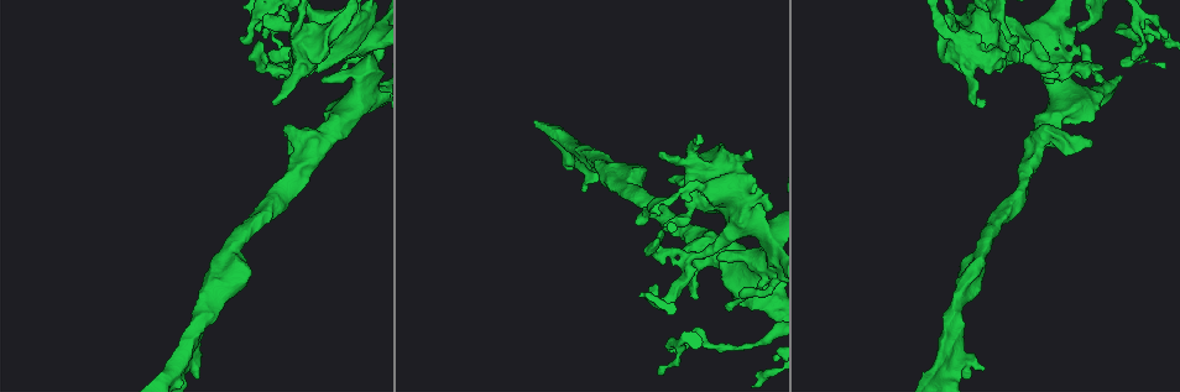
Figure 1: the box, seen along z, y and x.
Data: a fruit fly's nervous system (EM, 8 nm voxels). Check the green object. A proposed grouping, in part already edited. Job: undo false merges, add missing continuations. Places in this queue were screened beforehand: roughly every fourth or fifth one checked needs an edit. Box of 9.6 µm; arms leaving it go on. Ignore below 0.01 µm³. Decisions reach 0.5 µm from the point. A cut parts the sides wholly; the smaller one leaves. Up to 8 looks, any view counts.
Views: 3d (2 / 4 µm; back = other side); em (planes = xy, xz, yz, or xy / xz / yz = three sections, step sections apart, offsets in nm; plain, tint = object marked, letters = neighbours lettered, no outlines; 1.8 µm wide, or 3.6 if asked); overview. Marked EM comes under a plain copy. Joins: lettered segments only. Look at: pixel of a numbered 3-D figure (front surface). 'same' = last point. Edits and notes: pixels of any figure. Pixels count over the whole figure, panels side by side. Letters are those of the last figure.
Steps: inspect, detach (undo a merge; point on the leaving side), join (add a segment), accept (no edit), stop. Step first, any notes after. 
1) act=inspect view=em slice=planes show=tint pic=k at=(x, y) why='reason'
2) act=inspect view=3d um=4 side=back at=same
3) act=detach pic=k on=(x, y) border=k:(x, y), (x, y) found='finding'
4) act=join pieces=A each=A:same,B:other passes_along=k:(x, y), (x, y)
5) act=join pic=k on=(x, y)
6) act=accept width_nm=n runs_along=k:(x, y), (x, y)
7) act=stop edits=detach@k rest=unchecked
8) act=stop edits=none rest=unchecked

act=inspect view=3d um=2 pic=1 at=(668, 351)

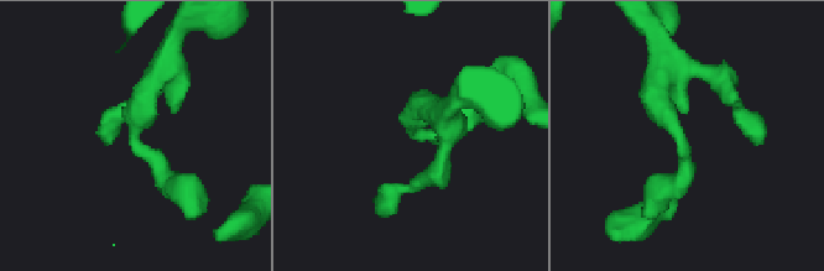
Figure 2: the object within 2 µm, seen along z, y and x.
act=inspect view=em um=3.6 slice=planes show=letters pic=2 at=(136, 135)

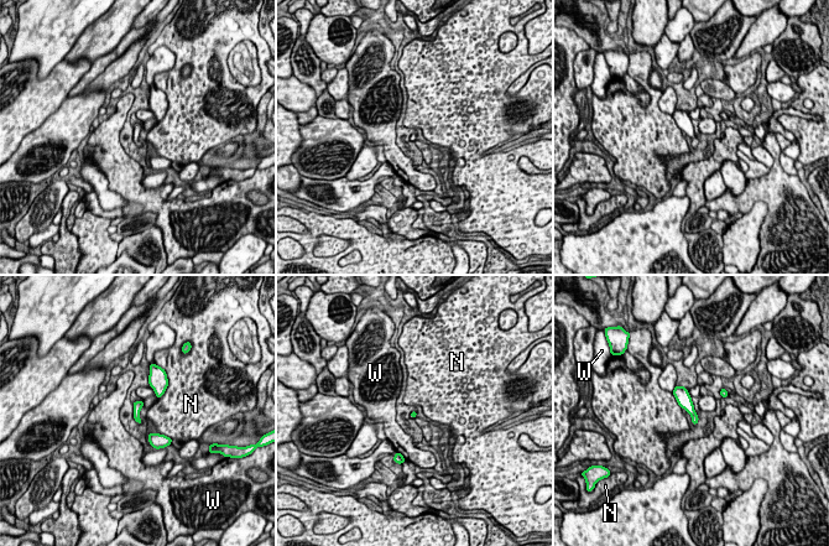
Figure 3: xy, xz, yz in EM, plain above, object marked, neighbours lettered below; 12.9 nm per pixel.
act=accept each=N:other,W:other found='continuous, no second cell'

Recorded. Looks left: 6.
act=inspect view=em slice=planes show=letters pic=1 at=(697, 168)

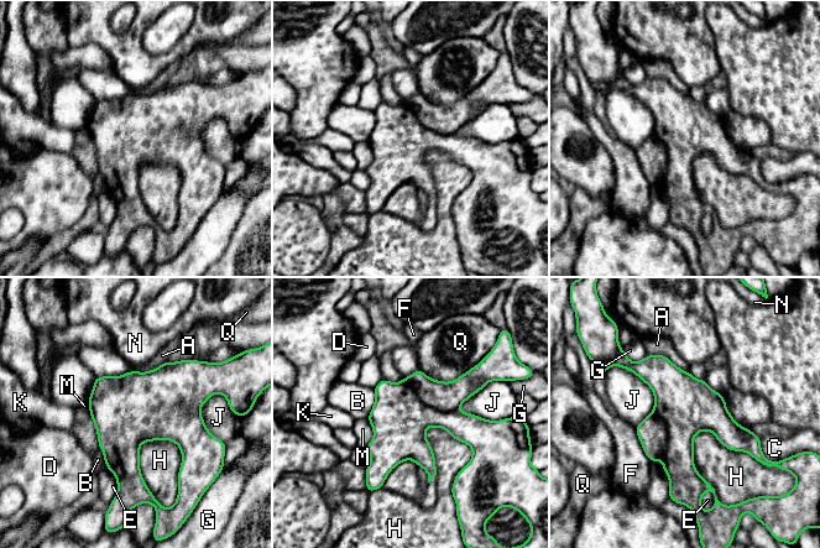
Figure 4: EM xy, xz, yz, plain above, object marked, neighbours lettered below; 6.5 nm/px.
act=accept width_nm=380 each=A:other,B:other,C:other,D:other,E:other,F:other,G:other,H:other,J:other,K:other,M:other,N:other,Q:other border=4:(427, 427), (471, 449), (452, 491) found='one cell here'

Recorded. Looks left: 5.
act=inspect view=em um=3.6 slice=planes show=tint pic=1 at=(370, 61) why='abrupt turn'

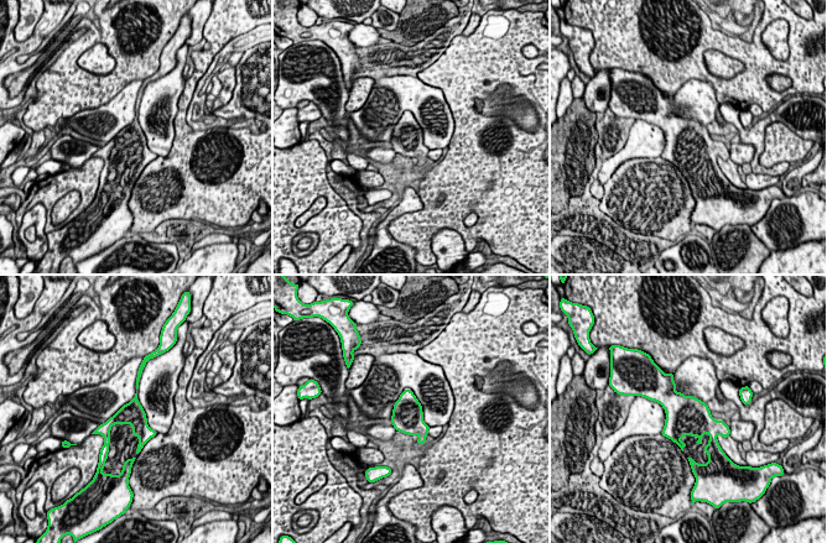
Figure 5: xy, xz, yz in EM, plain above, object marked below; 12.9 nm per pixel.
act=inspect view=em um=3.6 slice=planes show=letters at=same why='see the neighbours'

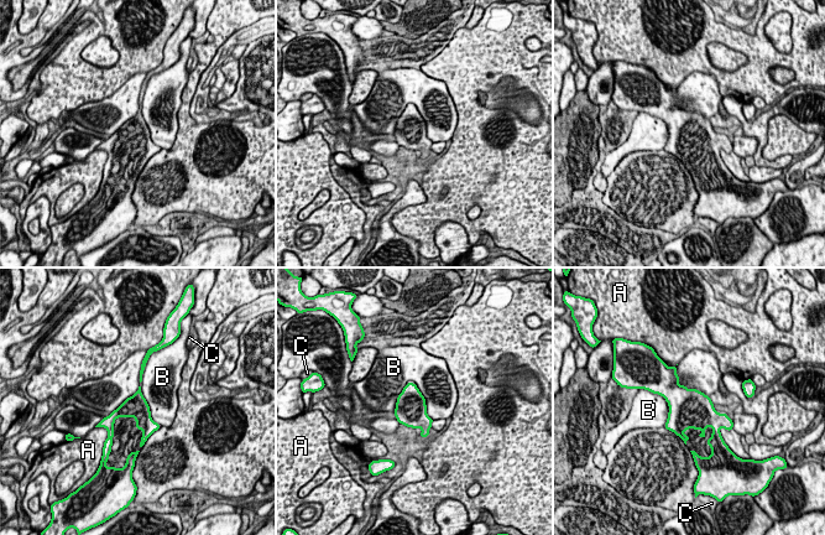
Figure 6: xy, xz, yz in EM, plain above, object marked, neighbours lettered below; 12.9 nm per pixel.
act=accept each=A:other,B:other,C:other found='one cell here'

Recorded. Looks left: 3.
act=stop edits=none rest=unchecked

